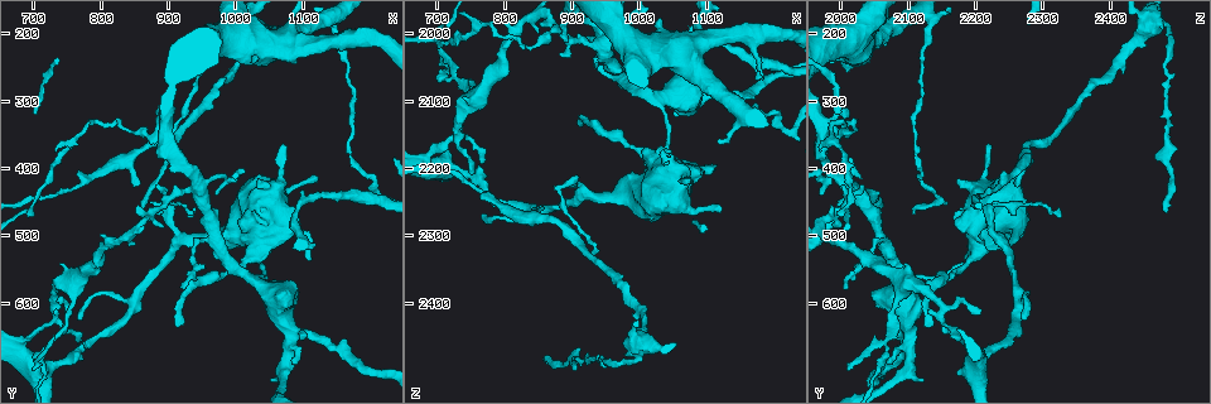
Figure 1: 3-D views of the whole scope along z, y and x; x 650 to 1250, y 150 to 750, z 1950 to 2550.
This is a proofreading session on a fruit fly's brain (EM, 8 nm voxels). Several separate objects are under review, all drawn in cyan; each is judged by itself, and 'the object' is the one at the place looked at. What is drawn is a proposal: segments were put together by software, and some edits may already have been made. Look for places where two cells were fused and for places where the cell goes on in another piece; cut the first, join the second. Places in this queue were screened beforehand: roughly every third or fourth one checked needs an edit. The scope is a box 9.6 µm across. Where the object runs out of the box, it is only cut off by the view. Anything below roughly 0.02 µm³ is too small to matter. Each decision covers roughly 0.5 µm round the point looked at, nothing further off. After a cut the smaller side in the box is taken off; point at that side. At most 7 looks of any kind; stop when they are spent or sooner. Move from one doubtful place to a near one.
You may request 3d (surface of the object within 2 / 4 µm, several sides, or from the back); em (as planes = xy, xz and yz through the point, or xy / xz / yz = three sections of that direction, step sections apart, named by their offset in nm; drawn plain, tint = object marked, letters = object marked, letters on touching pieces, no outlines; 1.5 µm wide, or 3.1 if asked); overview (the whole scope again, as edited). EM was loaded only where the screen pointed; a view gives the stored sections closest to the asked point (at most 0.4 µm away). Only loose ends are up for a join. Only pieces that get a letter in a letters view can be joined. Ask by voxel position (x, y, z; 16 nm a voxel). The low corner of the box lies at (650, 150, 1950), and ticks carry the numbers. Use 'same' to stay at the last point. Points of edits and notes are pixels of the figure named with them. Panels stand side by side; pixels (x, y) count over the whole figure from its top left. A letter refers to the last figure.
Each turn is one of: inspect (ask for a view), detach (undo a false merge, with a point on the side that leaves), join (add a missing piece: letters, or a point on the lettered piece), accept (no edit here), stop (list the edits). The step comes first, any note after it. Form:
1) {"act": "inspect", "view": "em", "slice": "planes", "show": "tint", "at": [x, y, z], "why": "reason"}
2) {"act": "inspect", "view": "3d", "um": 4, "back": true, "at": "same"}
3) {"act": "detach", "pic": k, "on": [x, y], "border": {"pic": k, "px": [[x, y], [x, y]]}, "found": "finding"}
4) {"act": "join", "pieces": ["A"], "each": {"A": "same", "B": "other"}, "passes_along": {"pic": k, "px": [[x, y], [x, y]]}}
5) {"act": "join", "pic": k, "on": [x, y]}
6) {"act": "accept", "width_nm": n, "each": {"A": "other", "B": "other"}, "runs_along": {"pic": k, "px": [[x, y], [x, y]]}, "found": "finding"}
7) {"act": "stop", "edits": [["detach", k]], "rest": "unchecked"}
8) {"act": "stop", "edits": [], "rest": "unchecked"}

{"act": "inspect", "view": "em", "slice": "xy", "step": 8, "show": "letters", "at": [1150, 185, 2130], "why": "calibre changes"}

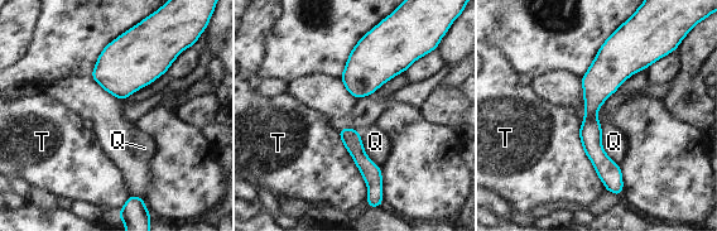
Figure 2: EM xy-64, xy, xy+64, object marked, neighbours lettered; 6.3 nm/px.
{"act": "accept", "each": {"Q": "other", "T": "other"}, "border": {"pic": 2, "px": [[601, 125], [601, 145], [619, 164]]}, "found": "continuous, no second cell"}

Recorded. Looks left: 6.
{"act": "inspect", "view": "em", "slice": "yz", "step": 8, "show": "tint", "at": [1010, 485, 2170], "why": "free end"}

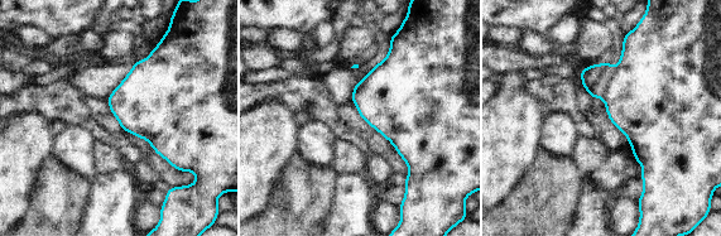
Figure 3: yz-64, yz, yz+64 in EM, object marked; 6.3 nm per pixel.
{"act": "inspect", "view": "em", "slice": "planes", "show": "letters", "at": "same", "why": "another direction"}

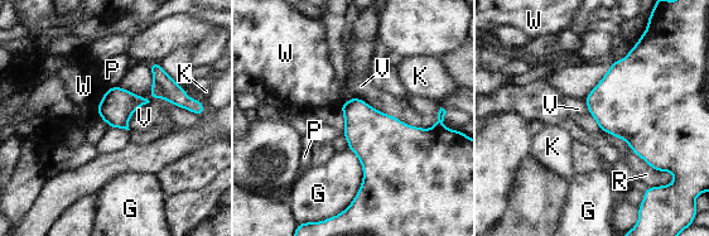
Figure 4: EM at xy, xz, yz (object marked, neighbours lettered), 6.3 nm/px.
{"act": "accept", "each": {"G": "other", "K": "other", "P": "other", "R": "other", "V": "other", "W": "other"}, "border": {"pic": 4, "px": [[355, 96], [395, 118]]}, "found": "no lettered piece goes on from it"}

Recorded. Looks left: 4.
{"act": "inspect", "view": "em", "slice": "yz", "step": 4, "show": "letters", "at": [1050, 715, 2125]}

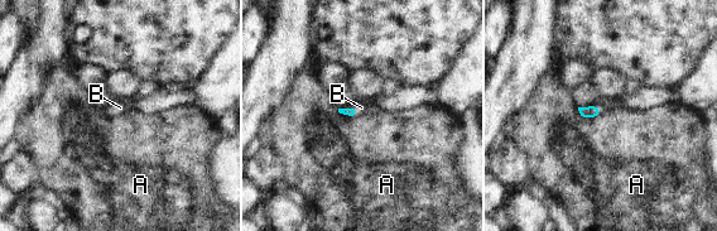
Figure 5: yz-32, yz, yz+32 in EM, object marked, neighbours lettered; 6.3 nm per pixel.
{"act": "inspect", "view": "em", "slice": "planes", "show": "letters", "at": "same", "why": "another direction"}

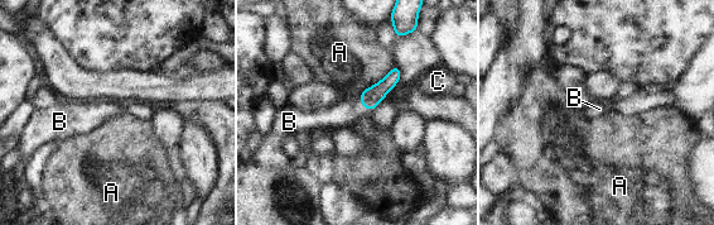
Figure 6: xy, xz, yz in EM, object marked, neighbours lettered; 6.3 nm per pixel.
{"act": "join", "pieces": ["B"], "each": {"A": "other", "B": "same", "C": "other"}, "found": "the cell continues"}

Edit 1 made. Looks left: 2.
{"act": "stop", "edits": [["join", 6]], "rest": "unchecked"}

